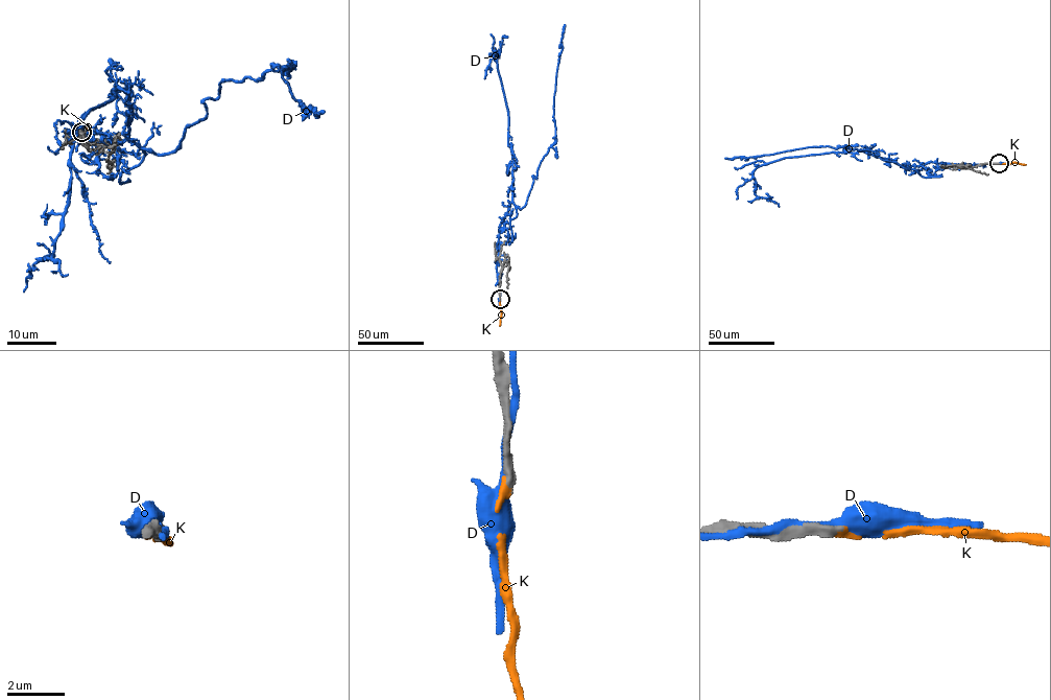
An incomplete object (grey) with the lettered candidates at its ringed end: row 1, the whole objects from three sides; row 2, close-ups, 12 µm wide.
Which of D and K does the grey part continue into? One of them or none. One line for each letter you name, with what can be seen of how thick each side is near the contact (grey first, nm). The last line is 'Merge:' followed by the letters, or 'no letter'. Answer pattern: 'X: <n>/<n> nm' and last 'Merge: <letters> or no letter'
K: 320/240 nm
Merge: K

